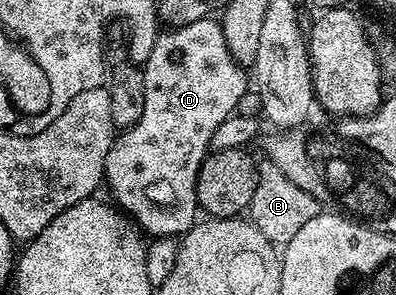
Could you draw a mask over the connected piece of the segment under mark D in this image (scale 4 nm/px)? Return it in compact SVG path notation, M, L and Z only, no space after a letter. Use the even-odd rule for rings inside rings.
M206 17L199 21L191 21L191 25L174 27L166 30L164 33L158 34L157 40L155 41L155 49L151 49L151 57L147 57L147 61L143 64L143 70L145 73L143 117L139 117L139 121L134 127L124 128L124 130L114 138L113 144L111 145L111 153L107 153L104 182L107 184L107 187L109 183L110 189L113 190L114 197L112 196L112 198L115 200L116 206L120 208L124 214L128 215L146 236L180 237L189 231L194 223L198 222L197 174L201 168L202 161L210 152L209 142L211 141L211 136L215 134L215 129L219 129L219 124L222 123L222 121L227 121L227 117L236 112L237 106L239 105L239 97L245 95L247 90L245 75L247 79L247 71L242 64L236 63L231 57L231 53L227 49L227 41L223 37L221 24L213 17Z

